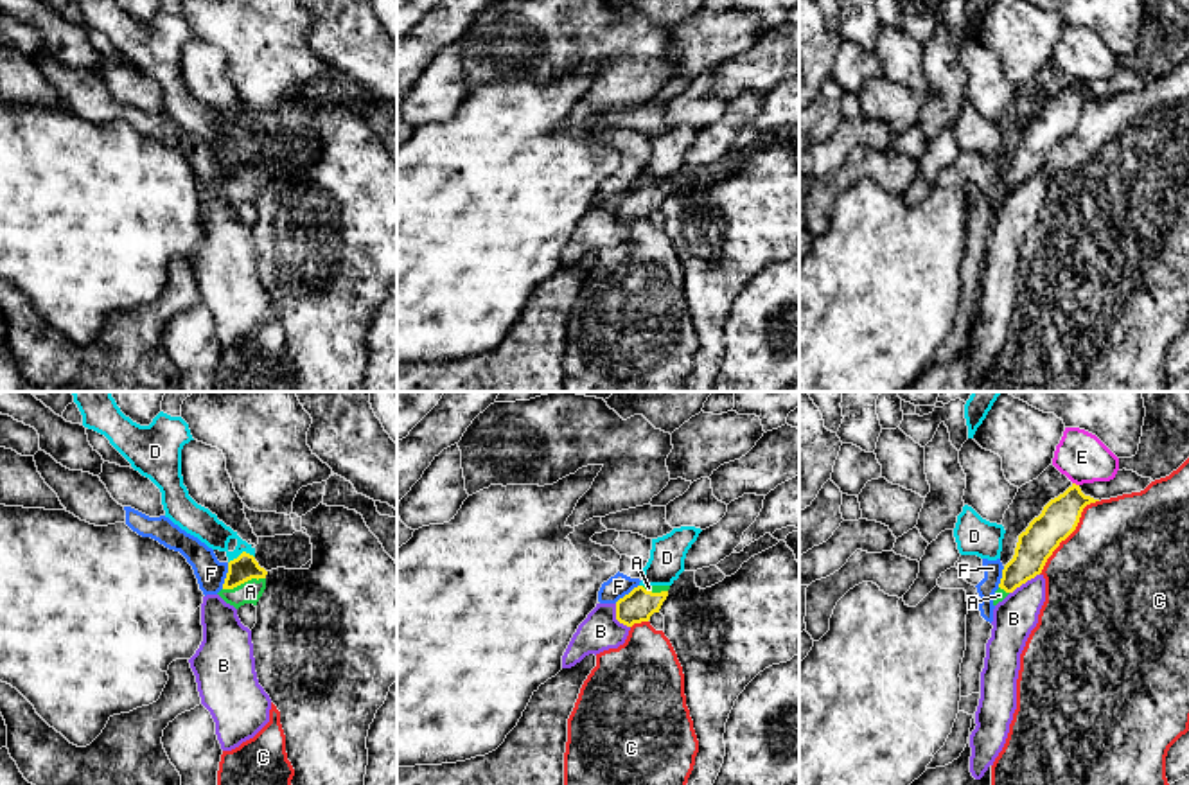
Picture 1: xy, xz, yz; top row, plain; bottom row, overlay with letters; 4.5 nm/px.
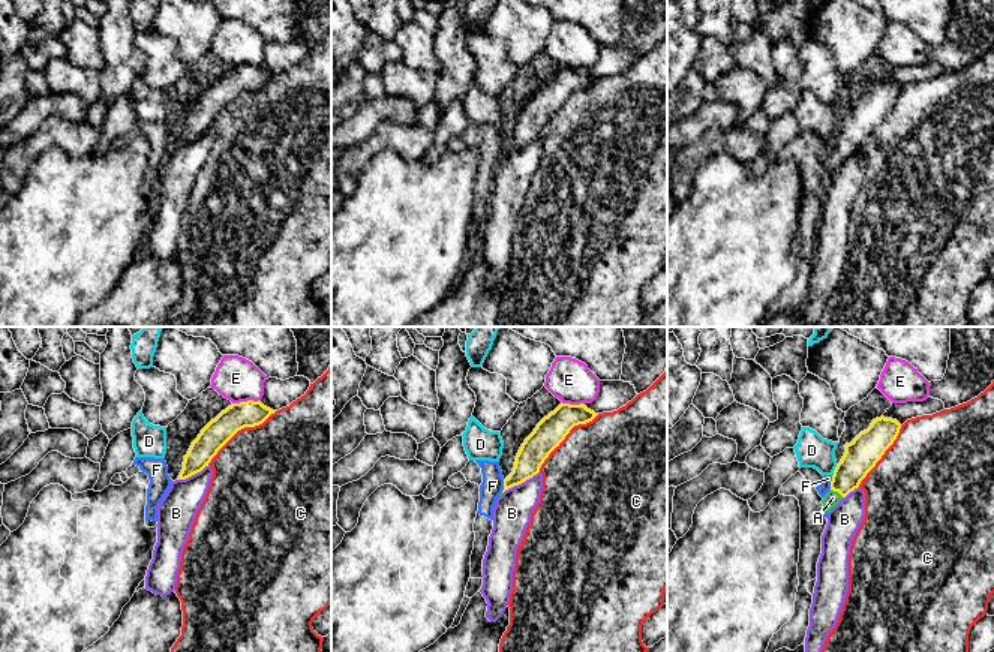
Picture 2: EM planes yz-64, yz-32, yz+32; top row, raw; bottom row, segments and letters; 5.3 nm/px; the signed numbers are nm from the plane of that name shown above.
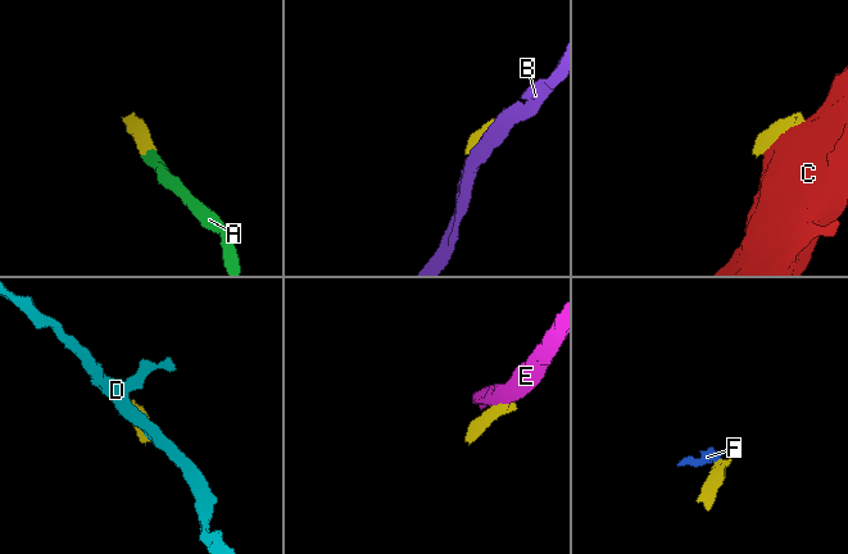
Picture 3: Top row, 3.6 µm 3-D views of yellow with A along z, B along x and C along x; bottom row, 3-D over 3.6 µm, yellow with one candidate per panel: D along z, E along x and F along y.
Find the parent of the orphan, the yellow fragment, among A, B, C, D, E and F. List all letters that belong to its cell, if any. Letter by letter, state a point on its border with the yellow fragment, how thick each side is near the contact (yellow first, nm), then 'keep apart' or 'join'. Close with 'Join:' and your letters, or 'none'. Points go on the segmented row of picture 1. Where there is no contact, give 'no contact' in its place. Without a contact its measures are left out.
A: xy (243, 582) | 120/100 nm | join
B: yz (1024, 582) | 160/190 nm | keep apart
C: yz (1069, 534) | 170/500 nm | keep apart
D: xy (243, 552) | 120/140 nm | keep apart
E: yz (1074, 484) | 170/220 nm | keep apart
F: xy (227, 575) | 120/140 nm | keep apart
Join: A

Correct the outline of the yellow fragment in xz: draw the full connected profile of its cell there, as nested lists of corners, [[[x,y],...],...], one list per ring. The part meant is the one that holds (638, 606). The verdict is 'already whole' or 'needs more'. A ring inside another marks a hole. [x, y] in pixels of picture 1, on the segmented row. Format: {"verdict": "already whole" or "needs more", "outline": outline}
{"verdict": "needs more", "outline": [[[638,586],[616,602],[616,620],[627,627],[648,622],[659,613],[670,586]]]}

